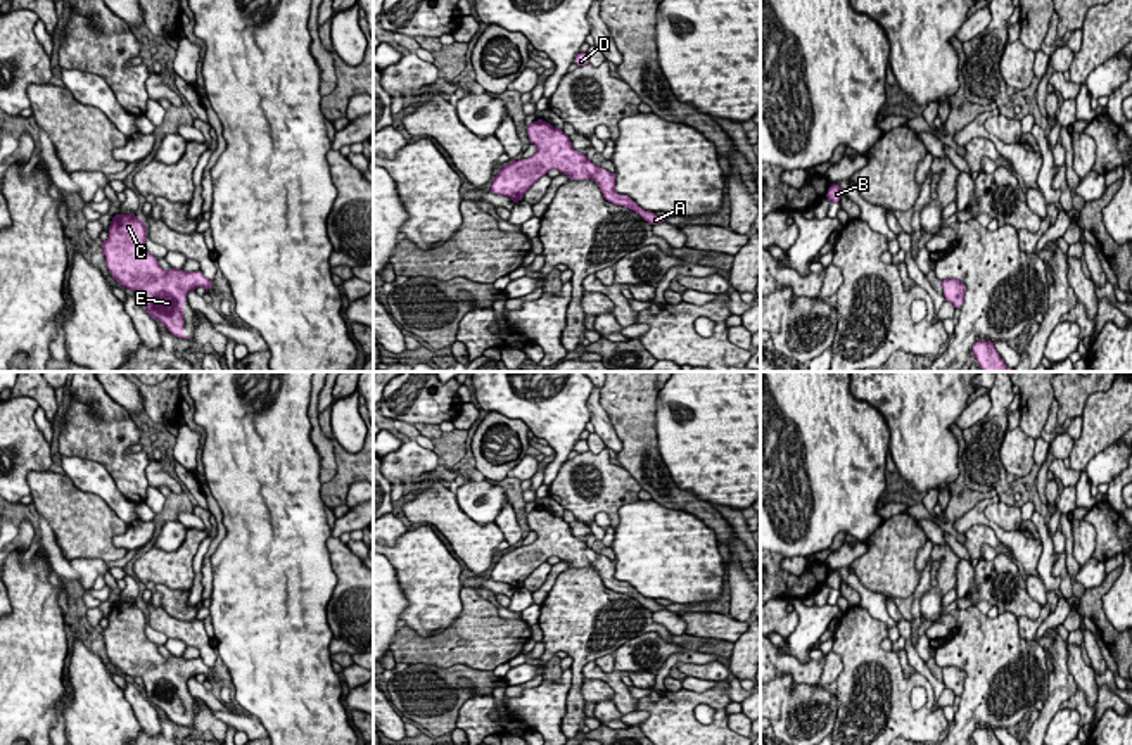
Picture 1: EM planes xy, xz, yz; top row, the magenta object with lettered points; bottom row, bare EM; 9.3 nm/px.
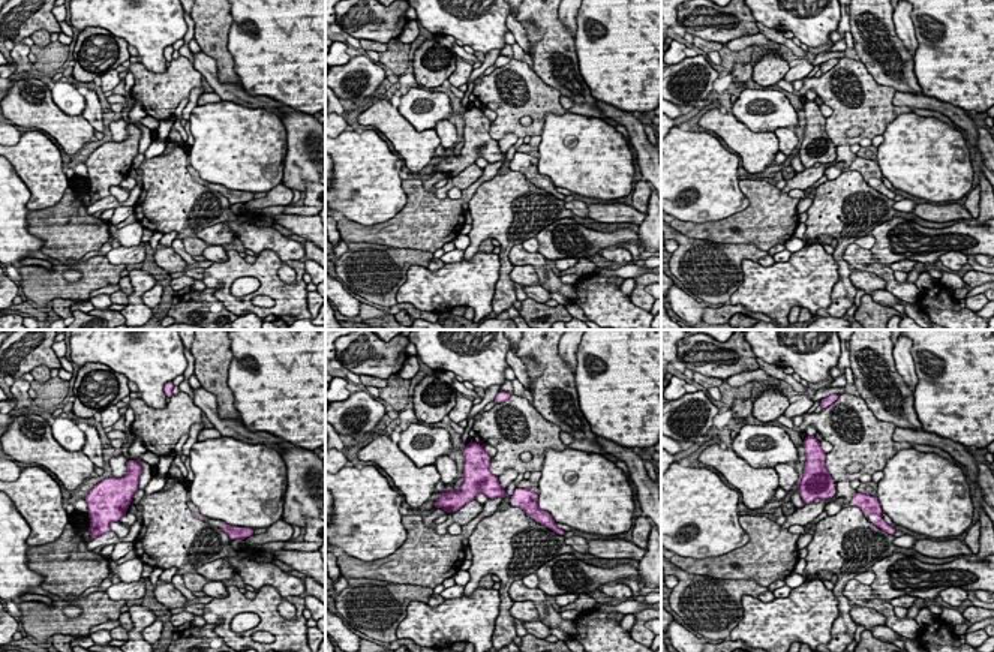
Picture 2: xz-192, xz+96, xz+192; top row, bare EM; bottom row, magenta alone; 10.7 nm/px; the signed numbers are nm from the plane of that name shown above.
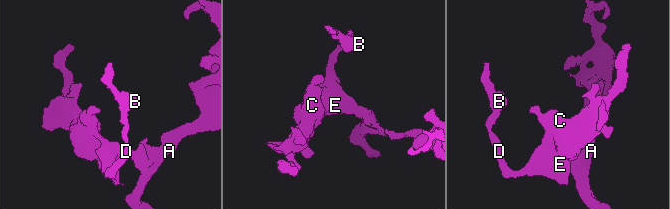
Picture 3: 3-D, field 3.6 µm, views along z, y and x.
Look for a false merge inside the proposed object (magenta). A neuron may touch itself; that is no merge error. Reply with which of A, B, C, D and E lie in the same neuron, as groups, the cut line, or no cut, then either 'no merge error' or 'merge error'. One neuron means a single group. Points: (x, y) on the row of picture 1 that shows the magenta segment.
A B C D E; no cut; no merge error

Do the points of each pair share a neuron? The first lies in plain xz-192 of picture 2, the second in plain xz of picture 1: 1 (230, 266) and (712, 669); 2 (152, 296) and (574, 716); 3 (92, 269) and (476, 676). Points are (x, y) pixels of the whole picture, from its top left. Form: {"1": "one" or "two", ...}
{"1": "two", "2": "one", "3": "one"}

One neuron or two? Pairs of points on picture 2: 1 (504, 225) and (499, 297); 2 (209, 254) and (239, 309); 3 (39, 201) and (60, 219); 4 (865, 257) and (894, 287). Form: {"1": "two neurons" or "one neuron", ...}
{"1": "one neuron", "2": "two neurons", "3": "two neurons", "4": "one neuron"}

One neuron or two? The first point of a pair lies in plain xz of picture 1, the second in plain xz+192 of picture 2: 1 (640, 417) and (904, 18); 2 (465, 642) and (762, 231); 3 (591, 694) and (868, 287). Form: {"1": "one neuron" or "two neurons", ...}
{"1": "two neurons", "2": "one neuron", "3": "one neuron"}

